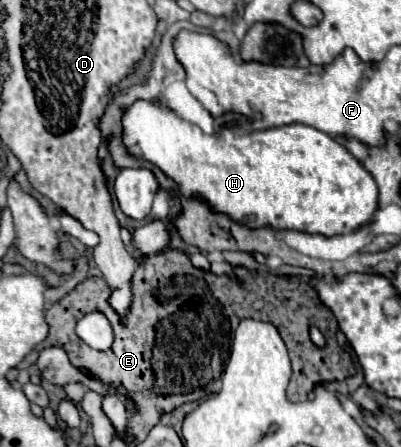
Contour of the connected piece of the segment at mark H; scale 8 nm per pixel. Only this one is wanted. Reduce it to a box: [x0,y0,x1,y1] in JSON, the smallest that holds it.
[122,100,378,236]

